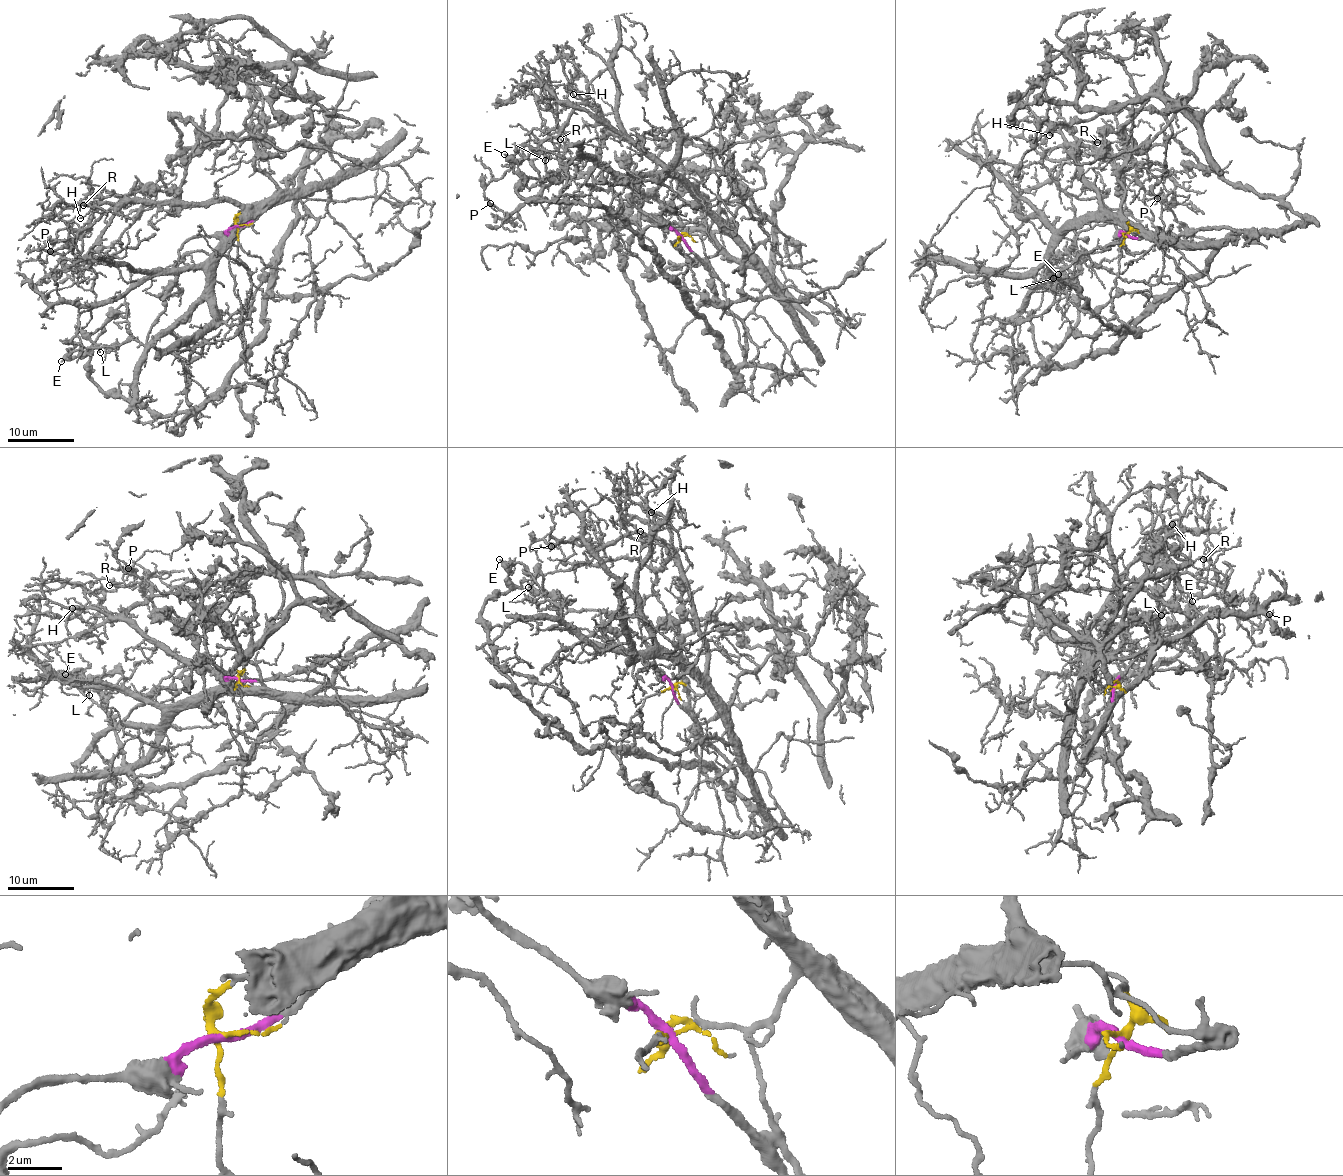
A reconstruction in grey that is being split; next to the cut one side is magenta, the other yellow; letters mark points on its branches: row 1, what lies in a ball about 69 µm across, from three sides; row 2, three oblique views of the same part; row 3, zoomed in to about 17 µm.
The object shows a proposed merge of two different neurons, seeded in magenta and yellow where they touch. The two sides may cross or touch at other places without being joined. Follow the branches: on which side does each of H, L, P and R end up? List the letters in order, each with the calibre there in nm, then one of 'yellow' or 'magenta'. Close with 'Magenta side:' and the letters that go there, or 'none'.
H: 120 nm thick; yellow
L: 150 nm thick; magenta
P: 130 nm thick; yellow
R: 120 nm thick; yellow
Magenta side: L

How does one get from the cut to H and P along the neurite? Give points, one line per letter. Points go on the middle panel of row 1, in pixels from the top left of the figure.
H: (682, 237), (700, 235), (711, 223), (711, 217), (683, 184), (642, 149), (616, 136), (589, 102), (572, 94)
P: (682, 237), (700, 235), (711, 217), (664, 168), (610, 135), (576, 177), (552, 182), (509, 213), (489, 204)

